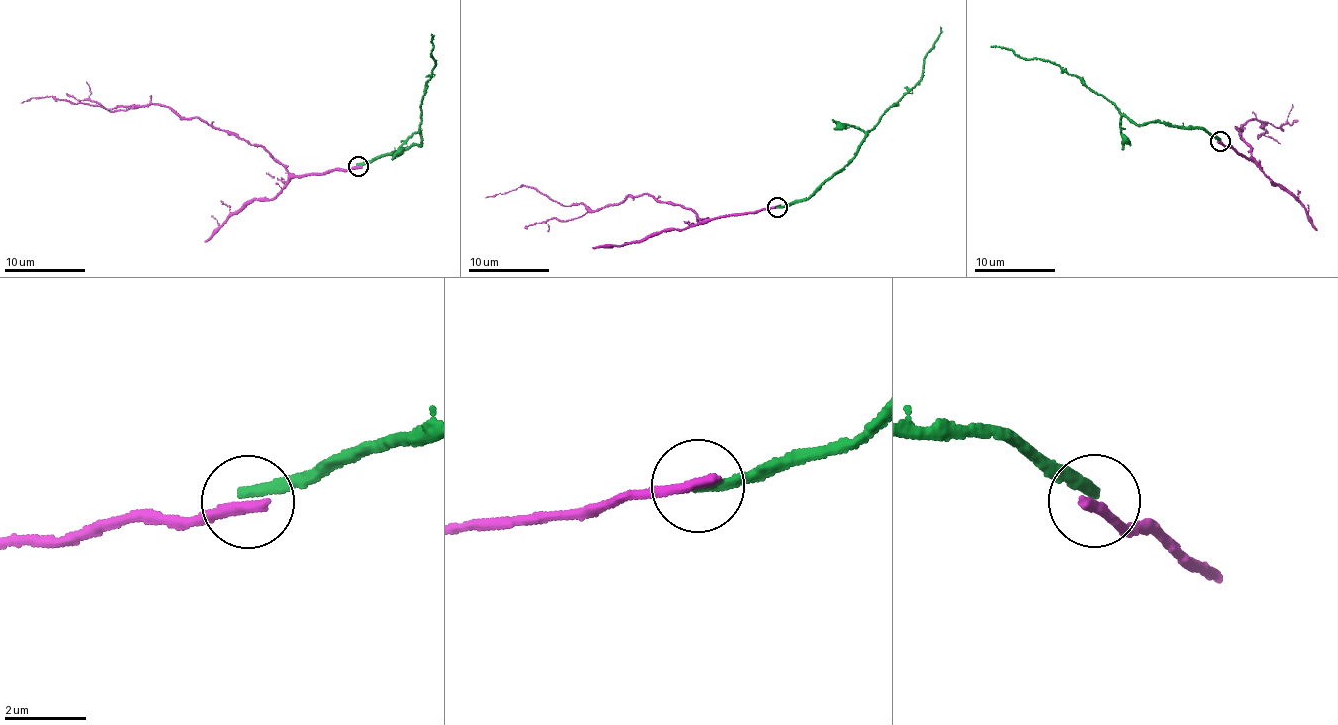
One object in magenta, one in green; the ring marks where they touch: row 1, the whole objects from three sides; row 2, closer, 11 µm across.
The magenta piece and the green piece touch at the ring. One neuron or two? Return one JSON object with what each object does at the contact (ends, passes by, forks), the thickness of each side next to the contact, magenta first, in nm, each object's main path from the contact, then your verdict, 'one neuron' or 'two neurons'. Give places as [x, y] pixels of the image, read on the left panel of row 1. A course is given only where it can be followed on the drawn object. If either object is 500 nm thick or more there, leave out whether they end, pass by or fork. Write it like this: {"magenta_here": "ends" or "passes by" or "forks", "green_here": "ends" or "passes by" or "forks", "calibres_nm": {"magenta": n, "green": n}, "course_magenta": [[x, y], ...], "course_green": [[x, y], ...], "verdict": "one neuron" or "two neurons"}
{"magenta_here": "ends", "green_here": "ends", "calibres_nm": {"magenta": 300, "green": 260}, "course_magenta": [[358, 166], [292, 175], [259, 145], [198, 118], [181, 120], [164, 106], [106, 108], [36, 97], [20, 103]], "course_green": [[358, 166], [416, 143], [421, 145], [420, 102], [434, 64], [429, 54], [430, 34]], "verdict": "two neurons"}

